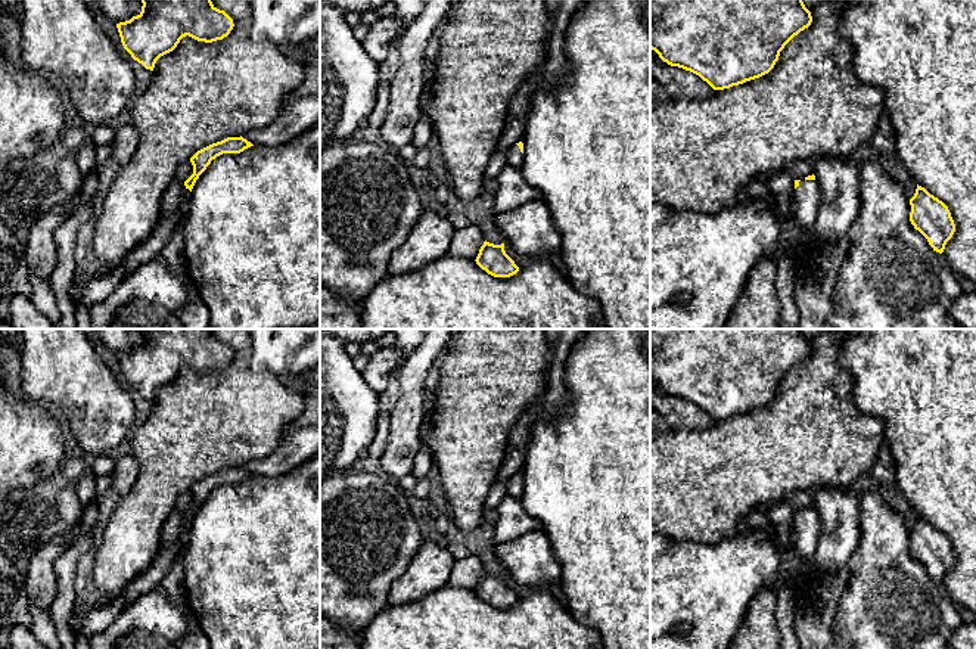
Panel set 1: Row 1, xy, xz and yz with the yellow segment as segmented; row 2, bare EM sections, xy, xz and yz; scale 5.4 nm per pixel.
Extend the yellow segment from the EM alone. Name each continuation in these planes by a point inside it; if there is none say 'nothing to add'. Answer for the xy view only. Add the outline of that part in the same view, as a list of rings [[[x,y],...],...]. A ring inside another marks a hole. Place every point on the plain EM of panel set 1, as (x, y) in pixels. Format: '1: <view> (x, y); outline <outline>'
1: xy (173, 584); outline [[[186,519],[184,532],[181,535],[181,549],[177,553],[175,562],[172,563],[170,572],[161,581],[161,587],[167,591],[172,603],[184,609],[184,612],[190,617],[193,622],[193,627],[177,643],[178,649],[209,649],[209,640],[201,630],[201,627],[196,622],[195,615],[189,609],[187,594],[186,594],[184,584],[183,584],[183,578],[184,578],[183,556],[184,556],[184,550],[187,546],[189,525],[190,525],[190,521]]]

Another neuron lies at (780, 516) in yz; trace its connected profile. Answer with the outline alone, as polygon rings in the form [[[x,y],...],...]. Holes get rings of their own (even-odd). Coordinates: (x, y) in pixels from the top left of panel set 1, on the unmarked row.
[[[786,503],[770,504],[767,509],[768,527],[774,531],[774,540],[787,546],[795,532],[795,510]]]

